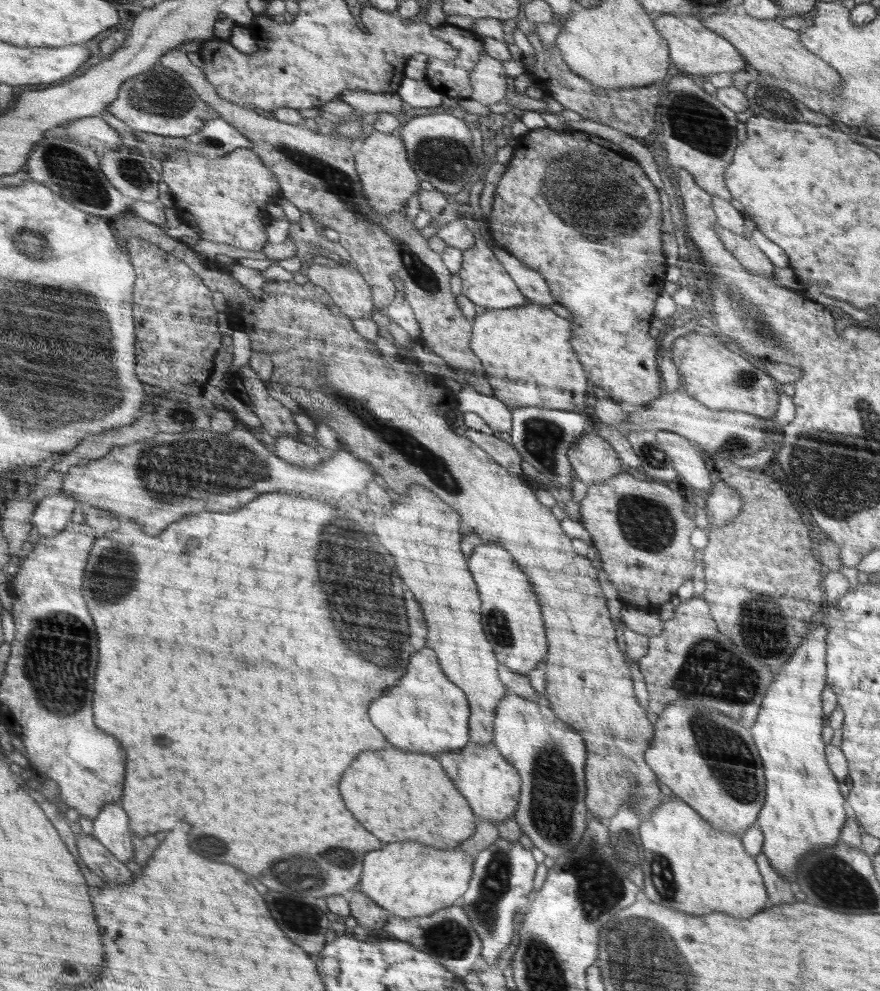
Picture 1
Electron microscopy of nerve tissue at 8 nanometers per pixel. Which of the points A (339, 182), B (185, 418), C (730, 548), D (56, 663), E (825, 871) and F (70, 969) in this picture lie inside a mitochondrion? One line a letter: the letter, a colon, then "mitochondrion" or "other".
A: mitochondrion
B: mitochondrion
C: other
D: mitochondrion
E: mitochondrion
F: other

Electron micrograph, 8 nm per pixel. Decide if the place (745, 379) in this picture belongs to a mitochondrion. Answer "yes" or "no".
yes

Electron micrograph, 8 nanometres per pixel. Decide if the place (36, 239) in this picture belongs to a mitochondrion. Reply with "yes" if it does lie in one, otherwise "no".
yes

